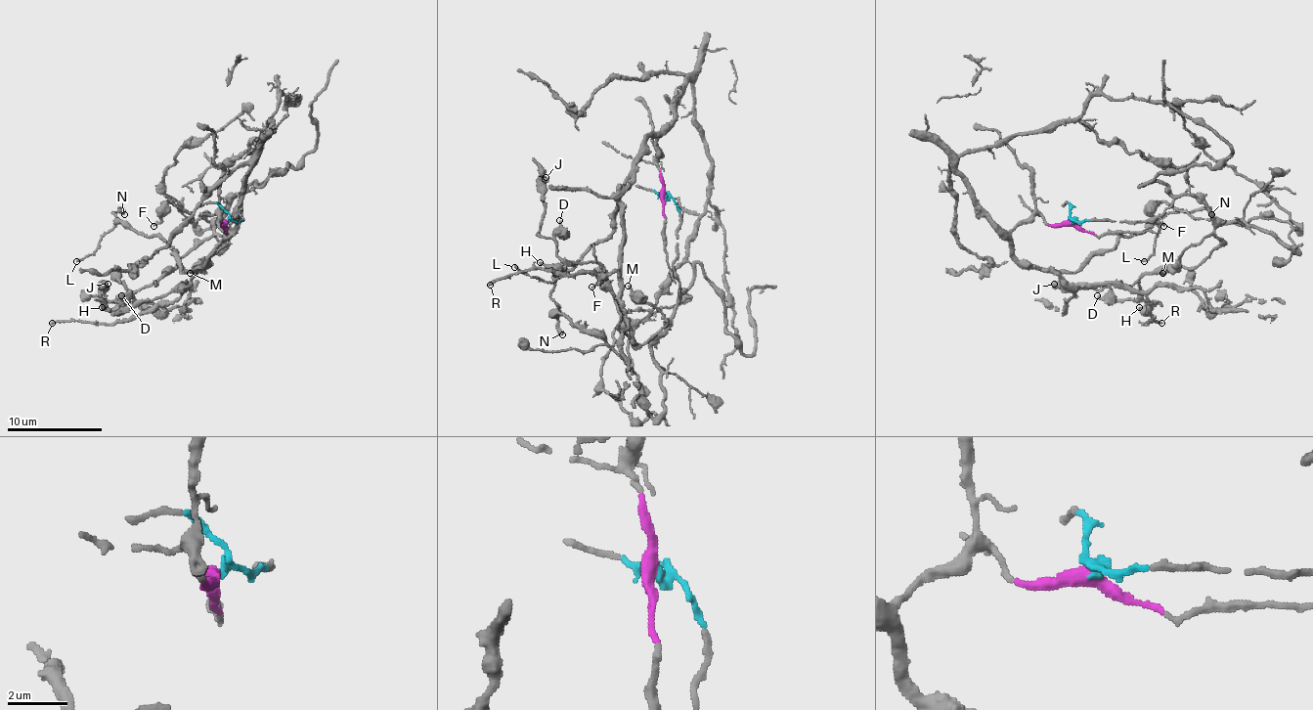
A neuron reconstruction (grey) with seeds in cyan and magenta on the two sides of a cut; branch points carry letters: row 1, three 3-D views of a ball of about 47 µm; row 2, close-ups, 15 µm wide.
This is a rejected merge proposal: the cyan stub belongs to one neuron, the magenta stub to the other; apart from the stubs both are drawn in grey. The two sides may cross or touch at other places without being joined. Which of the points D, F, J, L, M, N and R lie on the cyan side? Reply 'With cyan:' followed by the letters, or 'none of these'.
With cyan: D, F, J, M

